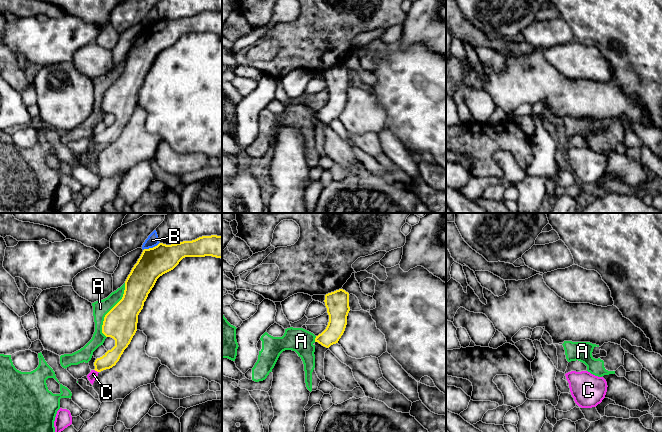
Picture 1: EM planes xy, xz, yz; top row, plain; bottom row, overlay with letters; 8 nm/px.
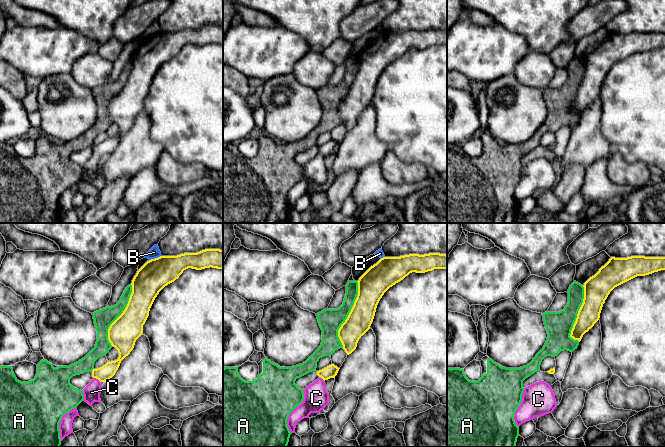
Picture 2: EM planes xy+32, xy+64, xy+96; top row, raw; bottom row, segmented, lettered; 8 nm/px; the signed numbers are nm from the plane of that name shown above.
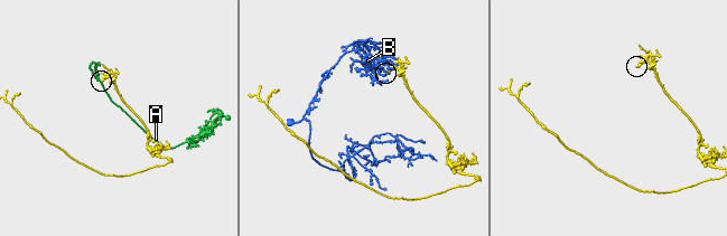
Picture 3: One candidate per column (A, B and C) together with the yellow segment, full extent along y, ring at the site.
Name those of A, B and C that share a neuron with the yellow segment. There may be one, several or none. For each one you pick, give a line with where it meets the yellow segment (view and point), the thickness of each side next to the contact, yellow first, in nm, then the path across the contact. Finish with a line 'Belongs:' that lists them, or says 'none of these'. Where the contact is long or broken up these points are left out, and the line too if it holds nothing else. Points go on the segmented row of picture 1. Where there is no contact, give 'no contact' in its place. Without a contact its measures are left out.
C: meets yellow in xy at (96, 370); 120 nm thick on the yellow side, 70 nm on the other; runs through xy (111, 357), (96, 370), (93, 374)
Belongs: C

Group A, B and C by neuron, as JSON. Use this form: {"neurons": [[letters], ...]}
{"neurons": [["A"], ["B"], ["C"]]}

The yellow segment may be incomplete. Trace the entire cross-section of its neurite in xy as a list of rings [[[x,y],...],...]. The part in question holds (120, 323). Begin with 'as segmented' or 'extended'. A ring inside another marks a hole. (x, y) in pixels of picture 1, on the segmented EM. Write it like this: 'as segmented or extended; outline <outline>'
extended; outline [[[222,235],[202,236],[192,241],[183,241],[171,245],[159,243],[153,248],[143,250],[140,258],[125,281],[125,290],[122,299],[104,317],[102,333],[106,337],[113,338],[115,340],[115,346],[111,350],[108,350],[102,357],[95,360],[95,369],[91,370],[87,375],[92,385],[99,372],[110,369],[116,365],[124,350],[130,344],[137,331],[138,315],[143,309],[144,302],[157,279],[163,274],[173,270],[185,257],[205,256],[222,259]]]

